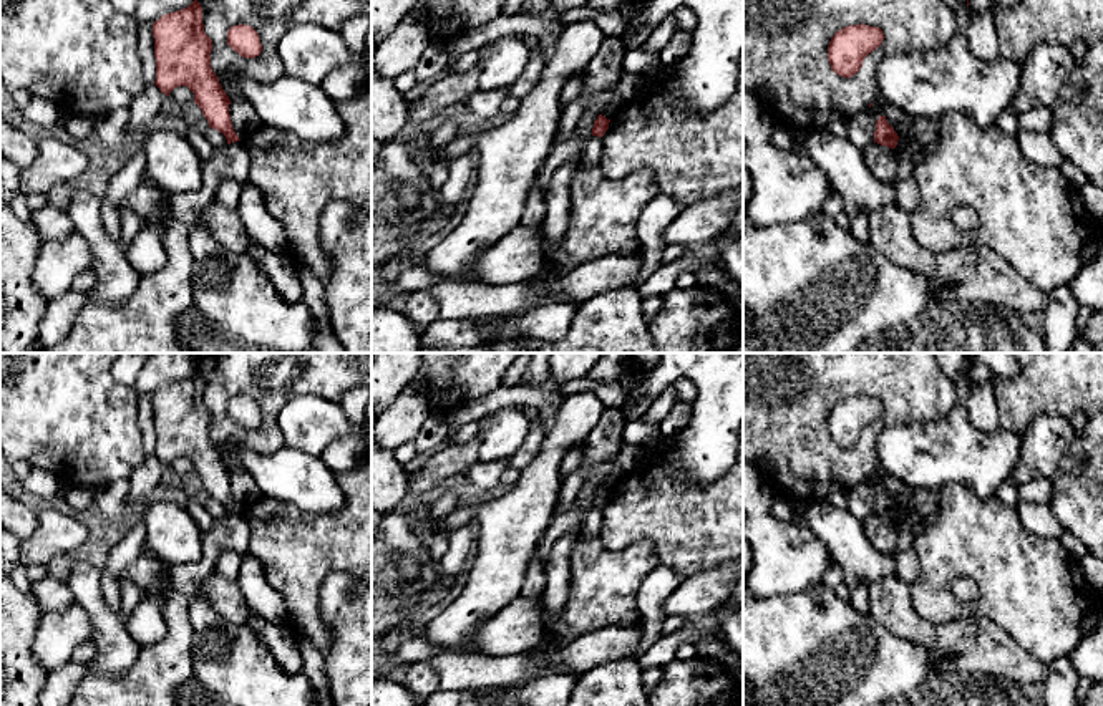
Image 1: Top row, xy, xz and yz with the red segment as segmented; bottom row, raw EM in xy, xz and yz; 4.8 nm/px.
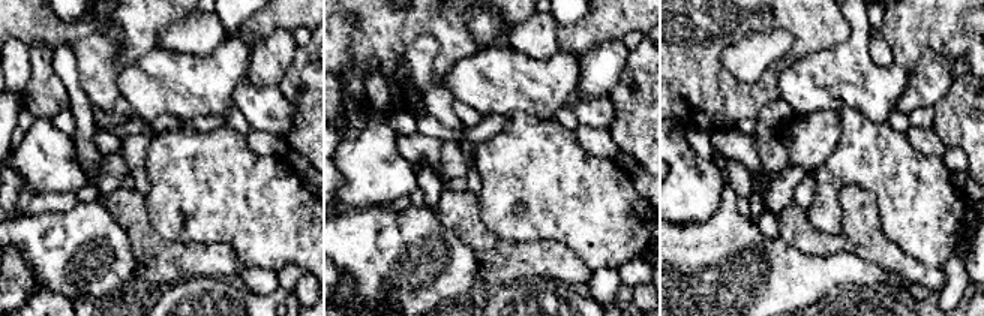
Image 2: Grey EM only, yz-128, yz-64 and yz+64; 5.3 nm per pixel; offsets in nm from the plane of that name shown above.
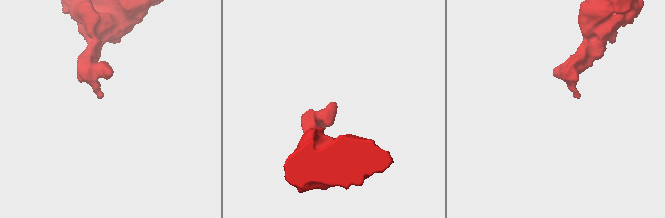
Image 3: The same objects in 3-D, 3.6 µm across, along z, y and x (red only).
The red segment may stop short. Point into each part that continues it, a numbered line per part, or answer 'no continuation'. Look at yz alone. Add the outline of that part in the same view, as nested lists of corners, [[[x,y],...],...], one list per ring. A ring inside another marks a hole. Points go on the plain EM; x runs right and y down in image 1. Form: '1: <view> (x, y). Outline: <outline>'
no continuation

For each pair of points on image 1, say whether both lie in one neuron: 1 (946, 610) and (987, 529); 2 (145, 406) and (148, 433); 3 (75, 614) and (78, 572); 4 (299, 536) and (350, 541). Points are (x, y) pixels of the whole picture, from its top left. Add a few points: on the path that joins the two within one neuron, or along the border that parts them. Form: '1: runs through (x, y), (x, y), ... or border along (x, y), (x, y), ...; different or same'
1: runs through (941, 590), (941, 575), (967, 549); same
2: runs through (145, 413), (146, 426); same
3: border along (72, 600), (90, 620), (90, 638); different
4: runs through (312, 541), (337, 541); same

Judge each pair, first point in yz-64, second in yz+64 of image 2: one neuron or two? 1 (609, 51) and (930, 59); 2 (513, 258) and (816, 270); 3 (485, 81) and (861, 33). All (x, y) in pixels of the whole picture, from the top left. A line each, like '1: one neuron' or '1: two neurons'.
1: one neuron
2: two neurons
3: one neuron

